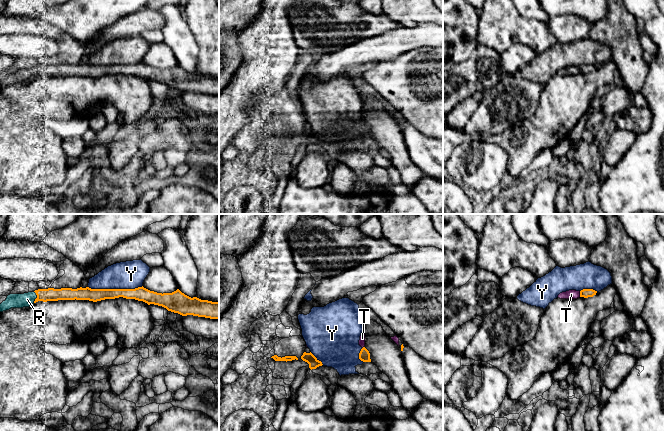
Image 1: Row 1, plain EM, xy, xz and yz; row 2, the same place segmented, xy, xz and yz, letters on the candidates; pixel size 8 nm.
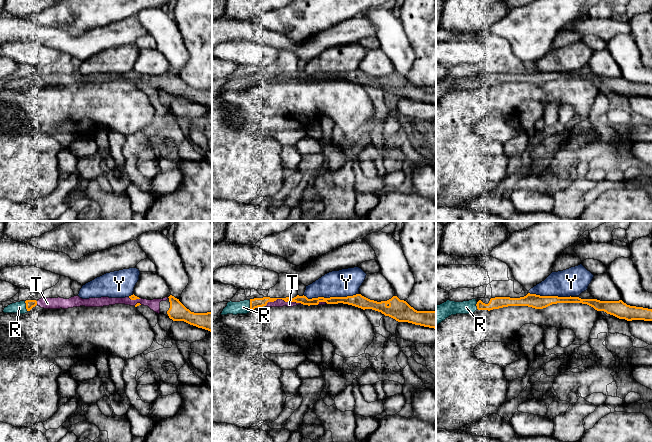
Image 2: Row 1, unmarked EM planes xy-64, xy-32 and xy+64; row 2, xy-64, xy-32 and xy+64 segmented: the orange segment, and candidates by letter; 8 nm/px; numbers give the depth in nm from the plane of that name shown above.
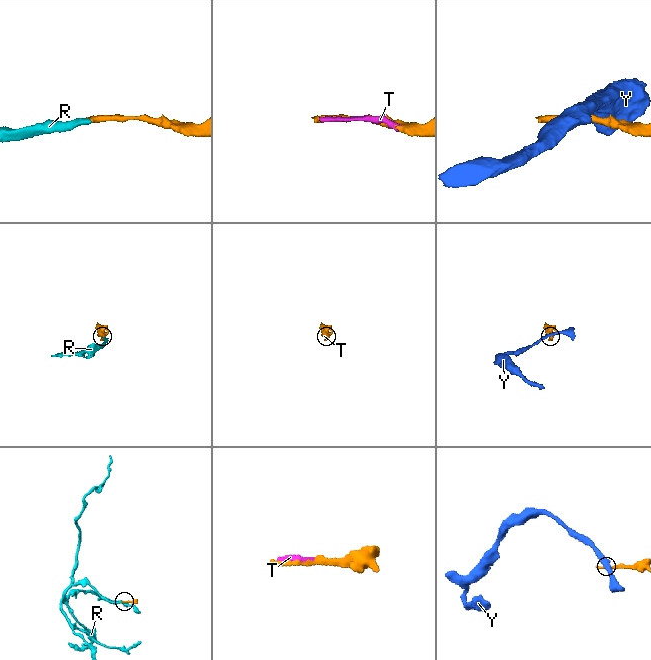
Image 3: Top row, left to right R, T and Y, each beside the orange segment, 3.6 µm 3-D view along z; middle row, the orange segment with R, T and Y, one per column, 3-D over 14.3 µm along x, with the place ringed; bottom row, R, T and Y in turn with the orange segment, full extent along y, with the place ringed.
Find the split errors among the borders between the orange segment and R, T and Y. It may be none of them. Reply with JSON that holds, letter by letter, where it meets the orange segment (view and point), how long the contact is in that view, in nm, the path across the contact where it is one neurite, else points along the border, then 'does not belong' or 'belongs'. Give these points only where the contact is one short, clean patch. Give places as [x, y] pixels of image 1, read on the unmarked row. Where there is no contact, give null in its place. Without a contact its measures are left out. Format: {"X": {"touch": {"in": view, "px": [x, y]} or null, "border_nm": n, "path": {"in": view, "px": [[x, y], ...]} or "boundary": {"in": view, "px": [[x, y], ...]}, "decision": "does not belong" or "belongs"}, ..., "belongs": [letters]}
{"R": {"touch": {"in": "xy", "px": [37, 73]}, "border_nm": 100, "decision": "belongs"}, "T": {"touch": {"in": "yz", "px": [580, 70]}, "border_nm": 50, "decision": "belongs"}, "Y": {"touch": {"in": "xy", "px": [115, 65]}, "border_nm": 440, "boundary": {"in": "xy", "px": [[142, 61], [136, 64], [88, 63]]}, "decision": "does not belong"}, "belongs": ["R", "T"]}

